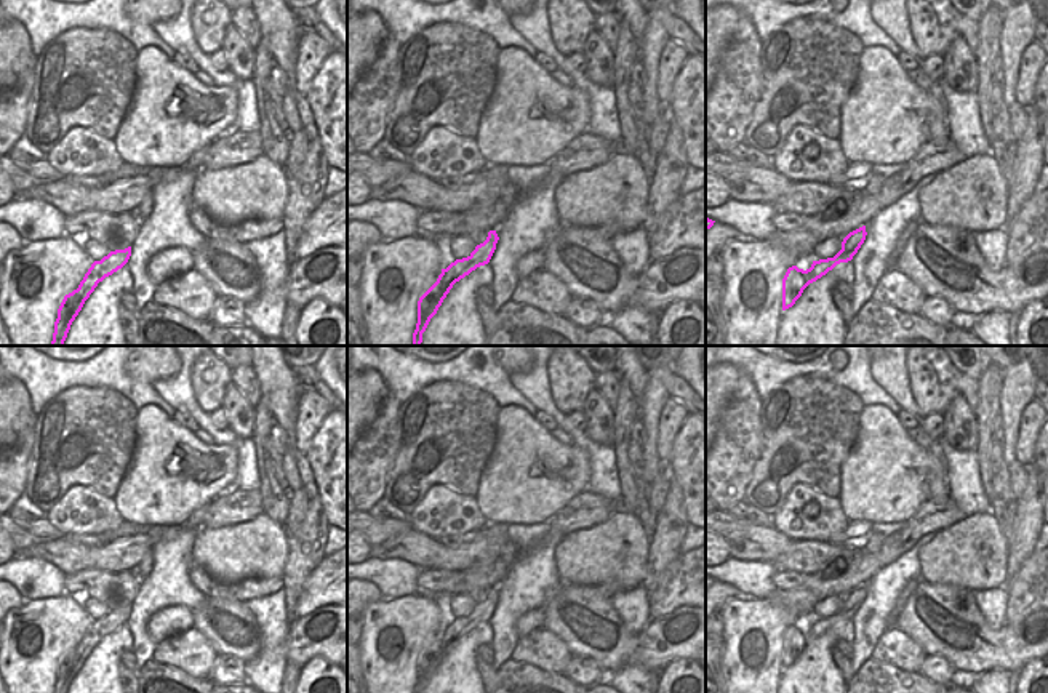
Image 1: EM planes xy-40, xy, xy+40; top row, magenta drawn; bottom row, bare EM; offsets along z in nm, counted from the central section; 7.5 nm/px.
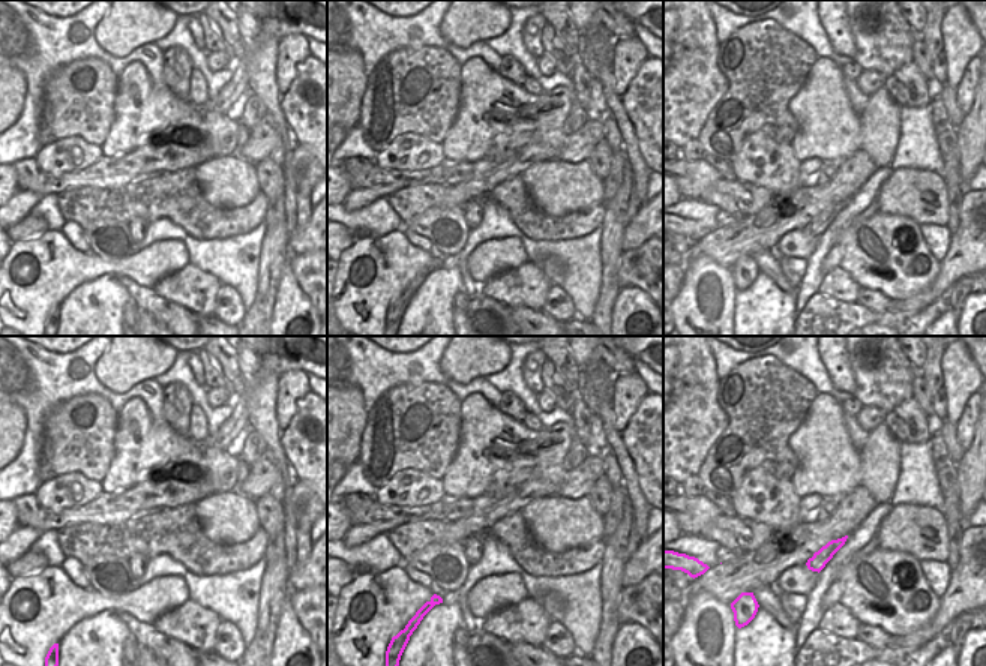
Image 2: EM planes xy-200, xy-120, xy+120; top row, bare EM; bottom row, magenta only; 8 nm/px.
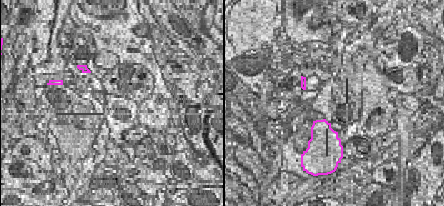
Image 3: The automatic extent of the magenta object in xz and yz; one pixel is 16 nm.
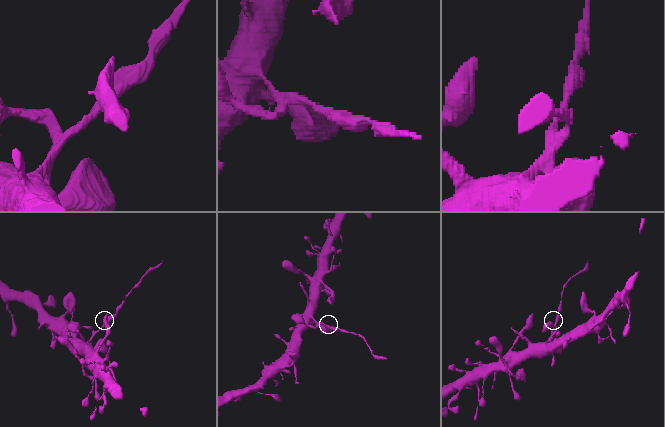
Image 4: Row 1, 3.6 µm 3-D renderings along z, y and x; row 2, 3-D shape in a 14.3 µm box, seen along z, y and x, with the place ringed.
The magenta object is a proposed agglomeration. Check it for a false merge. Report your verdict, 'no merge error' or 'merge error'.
merge error

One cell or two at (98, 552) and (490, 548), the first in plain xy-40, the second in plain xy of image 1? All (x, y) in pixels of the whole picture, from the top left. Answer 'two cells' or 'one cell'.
one cell

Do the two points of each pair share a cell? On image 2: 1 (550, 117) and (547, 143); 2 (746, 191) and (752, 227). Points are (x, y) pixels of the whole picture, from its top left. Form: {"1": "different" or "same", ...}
{"1": "different", "2": "different"}

